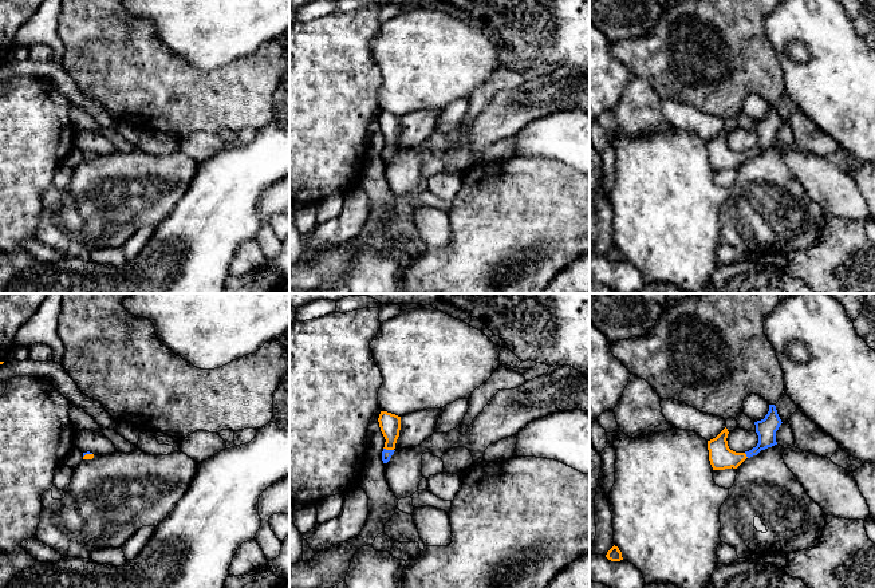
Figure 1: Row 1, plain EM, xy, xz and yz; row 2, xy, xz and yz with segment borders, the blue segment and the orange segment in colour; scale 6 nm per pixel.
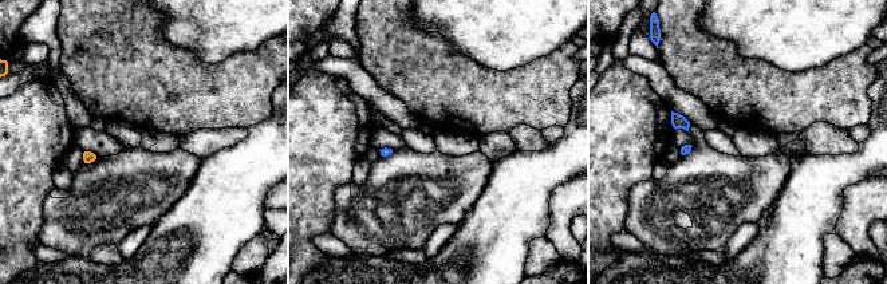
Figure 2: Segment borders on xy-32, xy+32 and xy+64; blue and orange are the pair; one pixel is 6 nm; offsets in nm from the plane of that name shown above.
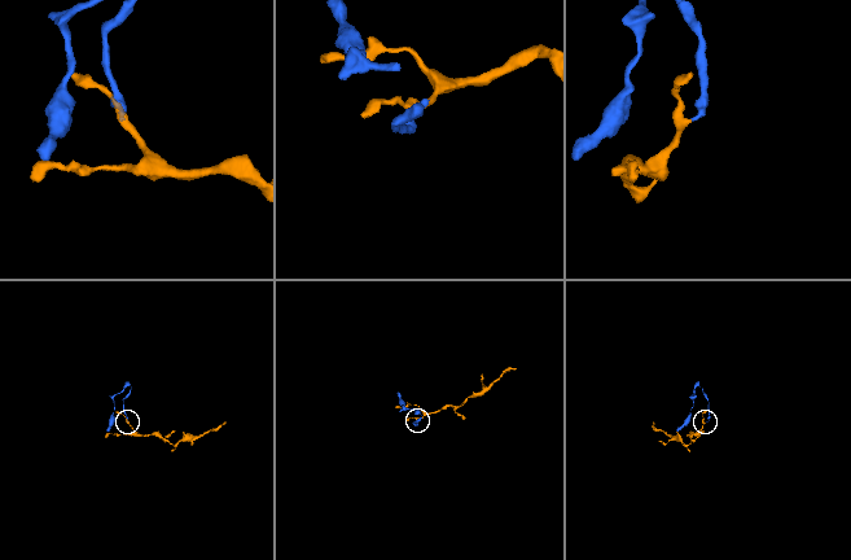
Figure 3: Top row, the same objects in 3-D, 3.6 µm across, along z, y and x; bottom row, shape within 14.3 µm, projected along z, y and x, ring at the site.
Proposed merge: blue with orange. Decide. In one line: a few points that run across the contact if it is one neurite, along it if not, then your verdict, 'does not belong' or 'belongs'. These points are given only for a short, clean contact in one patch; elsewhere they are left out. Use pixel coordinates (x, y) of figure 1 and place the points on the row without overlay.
xz (386, 154), (389, 150), (390, 123) | belongs

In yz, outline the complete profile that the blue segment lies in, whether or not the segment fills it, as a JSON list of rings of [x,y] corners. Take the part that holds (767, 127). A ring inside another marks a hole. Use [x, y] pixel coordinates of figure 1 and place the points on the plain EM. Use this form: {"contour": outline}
{"contour": [[[769,104],[764,119],[754,122],[758,143],[749,151],[736,153],[728,146],[728,129],[725,127],[716,138],[708,141],[709,161],[713,170],[737,169],[746,158],[757,155],[761,150],[777,145],[776,131],[781,125],[776,106]]]}

